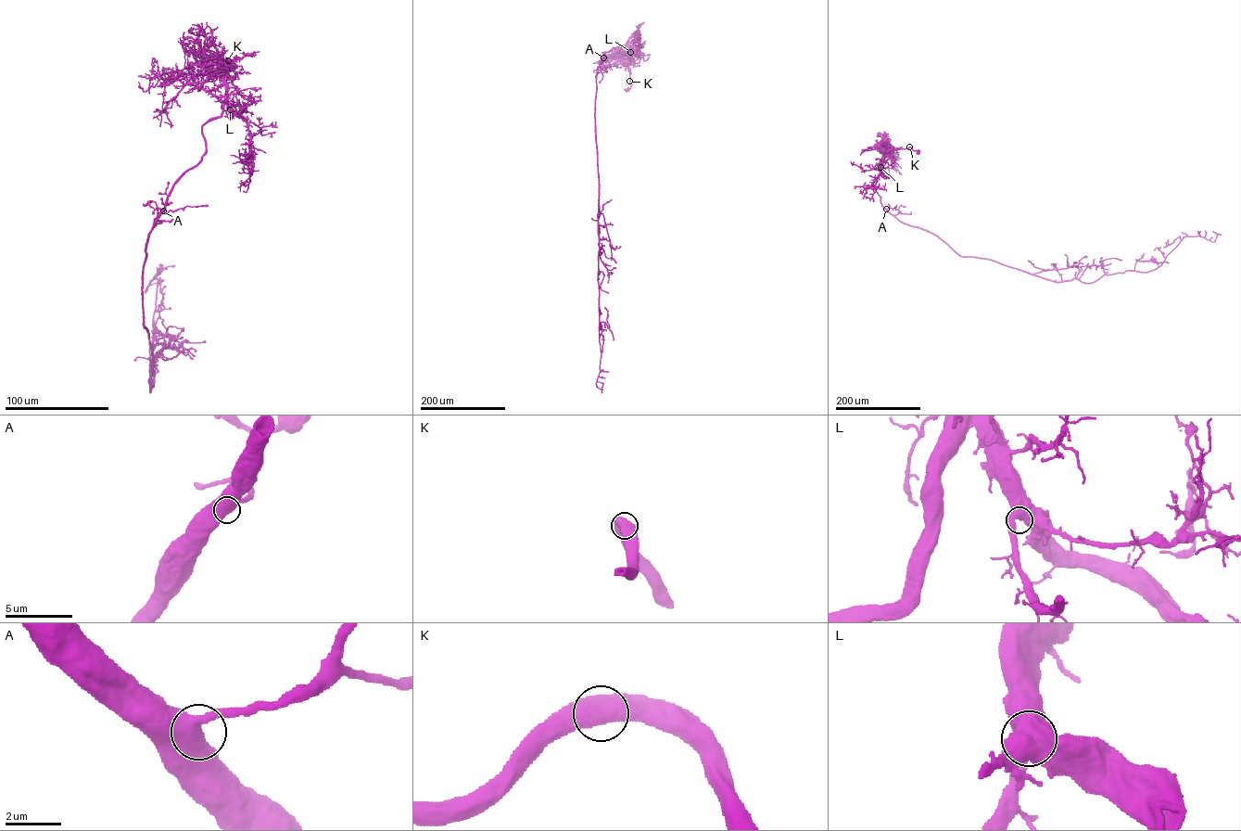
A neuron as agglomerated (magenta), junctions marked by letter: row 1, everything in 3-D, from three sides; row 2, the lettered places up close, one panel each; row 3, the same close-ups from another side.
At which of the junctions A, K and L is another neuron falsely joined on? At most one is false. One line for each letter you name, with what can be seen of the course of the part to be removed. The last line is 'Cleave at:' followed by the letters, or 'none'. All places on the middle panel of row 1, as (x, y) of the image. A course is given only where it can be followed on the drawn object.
Cleave at: none

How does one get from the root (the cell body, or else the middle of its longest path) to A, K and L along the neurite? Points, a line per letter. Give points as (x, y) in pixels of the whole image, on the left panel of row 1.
A: (221, 73), (231, 68), (228, 60), (221, 115), (202, 127), (205, 153), (173, 185), (163, 210)
K: (221, 73), (231, 68), (228, 60)
L: (221, 73), (231, 68), (228, 60), (221, 68), (230, 109)

